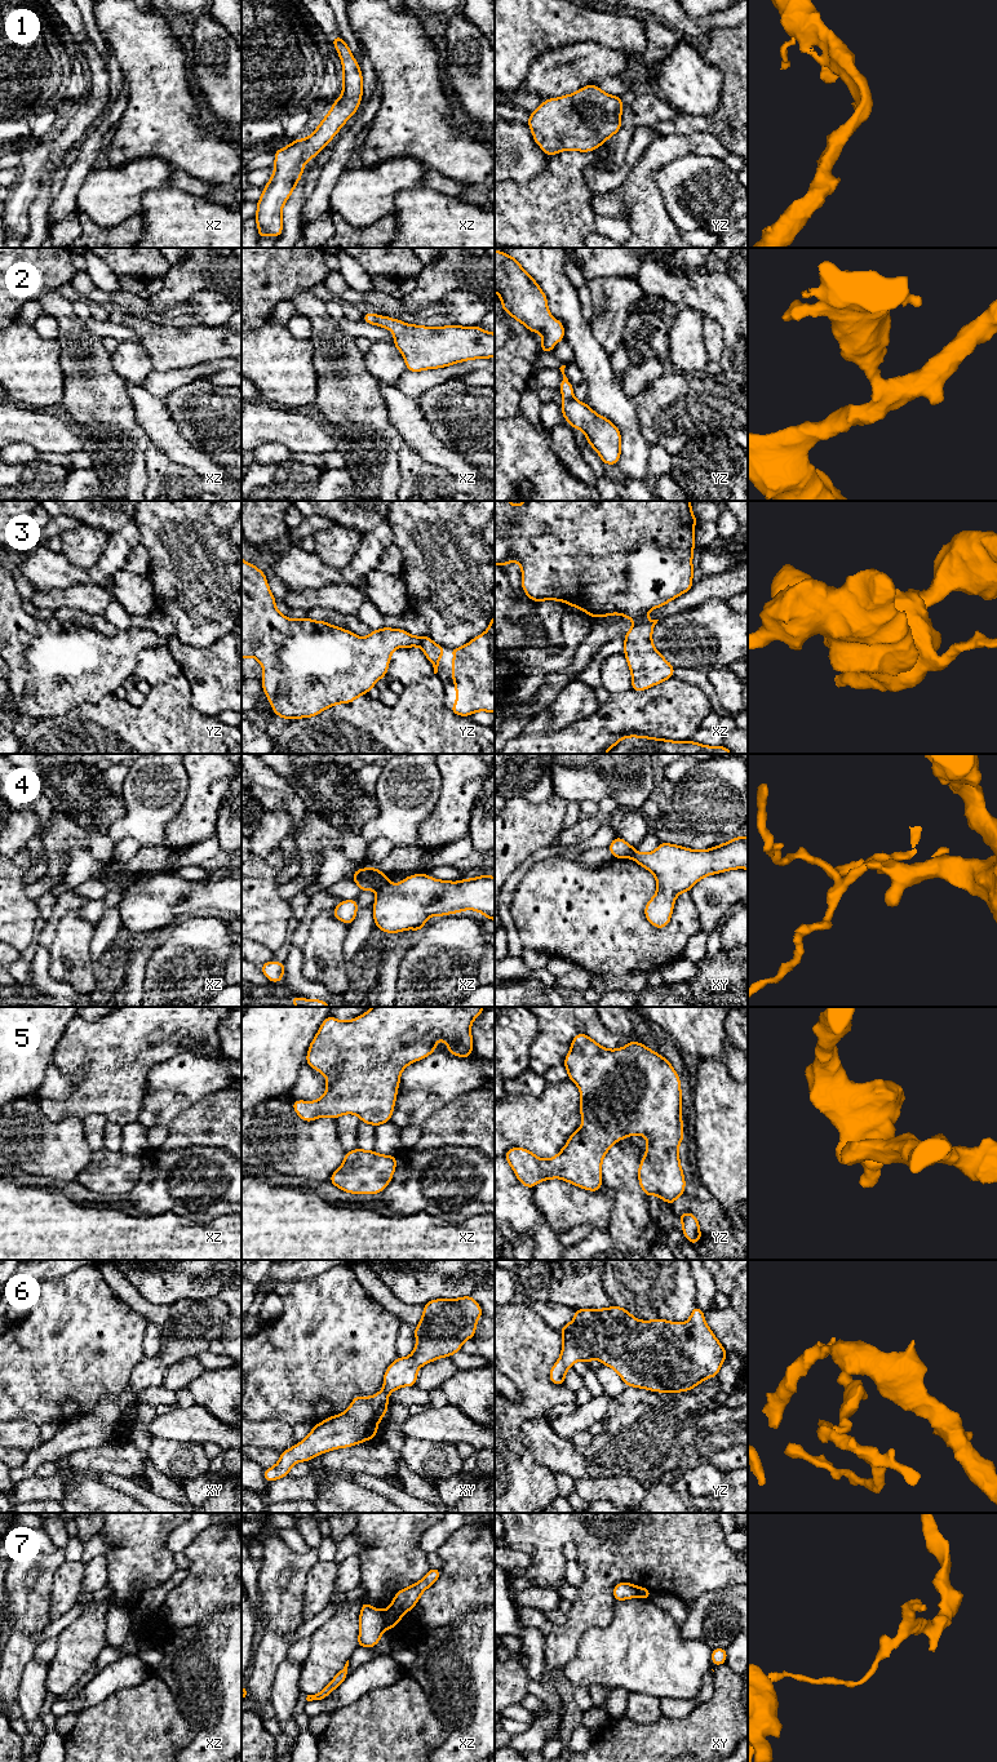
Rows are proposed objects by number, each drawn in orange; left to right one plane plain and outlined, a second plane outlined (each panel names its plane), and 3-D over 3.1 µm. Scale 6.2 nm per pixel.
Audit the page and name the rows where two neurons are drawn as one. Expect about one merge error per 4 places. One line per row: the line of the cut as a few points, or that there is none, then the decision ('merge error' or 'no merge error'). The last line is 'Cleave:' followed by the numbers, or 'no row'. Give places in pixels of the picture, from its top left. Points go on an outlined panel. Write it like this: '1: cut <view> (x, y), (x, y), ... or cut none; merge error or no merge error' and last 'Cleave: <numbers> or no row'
1: cut none; no merge error
2: cut none; no merge error
3: cut none; no merge error
4: cut xz (386, 878), (377, 891); merge error
5: cut none; no merge error
6: cut none; no merge error
7: cut xz (382, 1611), (385, 1629); merge error
Cleave: 4, 7

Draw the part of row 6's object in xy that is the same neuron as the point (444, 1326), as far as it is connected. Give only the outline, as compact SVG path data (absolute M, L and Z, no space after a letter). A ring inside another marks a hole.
M473 1296L426 1302L422 1318L413 1328L417 1339L413 1352L409 1357L398 1357L387 1367L382 1390L372 1397L354 1397L346 1411L314 1425L303 1441L280 1453L272 1468L263 1469L265 1481L287 1477L300 1461L310 1463L320 1453L377 1437L377 1425L387 1411L390 1393L402 1386L416 1386L421 1366L461 1350L468 1339L474 1339L477 1321L482 1315L483 1310Z

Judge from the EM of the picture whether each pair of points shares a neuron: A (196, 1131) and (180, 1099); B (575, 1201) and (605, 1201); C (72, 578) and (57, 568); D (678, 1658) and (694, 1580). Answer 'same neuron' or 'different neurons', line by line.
A: different neurons
B: same neuron
C: same neuron
D: different neurons

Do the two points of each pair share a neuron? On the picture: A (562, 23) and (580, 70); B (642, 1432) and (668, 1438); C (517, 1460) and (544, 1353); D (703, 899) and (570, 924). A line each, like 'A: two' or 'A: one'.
A: two
B: one
C: one
D: two

